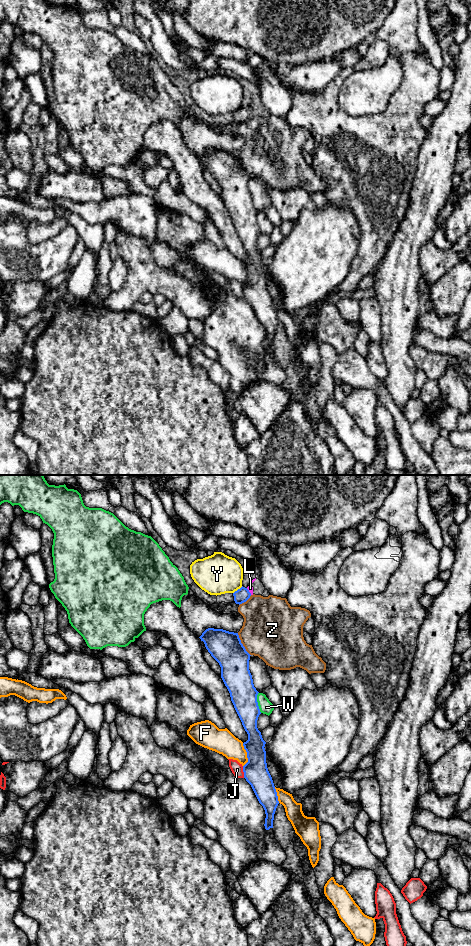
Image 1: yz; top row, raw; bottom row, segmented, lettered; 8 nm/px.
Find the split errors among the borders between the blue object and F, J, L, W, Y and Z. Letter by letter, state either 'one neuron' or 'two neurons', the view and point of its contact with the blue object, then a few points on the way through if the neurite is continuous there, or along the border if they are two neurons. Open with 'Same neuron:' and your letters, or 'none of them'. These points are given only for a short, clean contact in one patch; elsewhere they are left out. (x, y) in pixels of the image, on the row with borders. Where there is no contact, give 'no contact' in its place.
Same neuron: L
F: two neurons | yz (247, 755)
J: two neurons | yz (243, 771)
L: one neuron | yz (248, 591) | across yz (241, 595), (248, 591), (250, 588)
W: two neurons | yz (257, 702) | along yz (258, 692), (257, 705), (261, 712)
Y: two neurons | yz (238, 589) | along yz (242, 586), (233, 593)
Z: two neurons | yz (242, 644)

